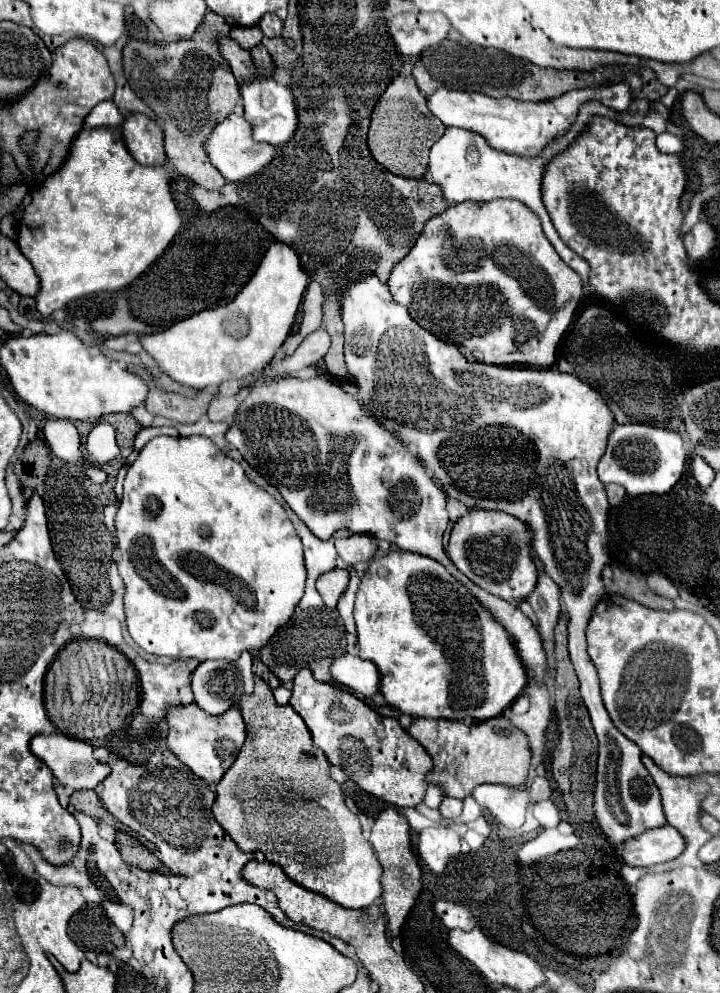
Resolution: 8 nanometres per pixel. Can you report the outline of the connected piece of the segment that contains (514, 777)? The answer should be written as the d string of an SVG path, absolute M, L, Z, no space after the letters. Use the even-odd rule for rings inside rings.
M497 716L477 724L463 724L455 720L413 720L407 734L415 738L433 758L435 770L429 772L427 782L441 784L445 796L465 800L475 786L483 782L523 788L531 766L531 746L525 732L513 726L507 716Z

